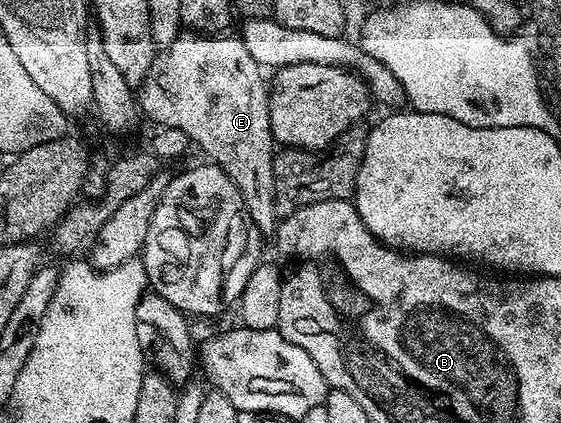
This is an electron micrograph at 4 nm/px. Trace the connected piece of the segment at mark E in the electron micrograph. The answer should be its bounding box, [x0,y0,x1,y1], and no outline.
[137,35,277,234]

